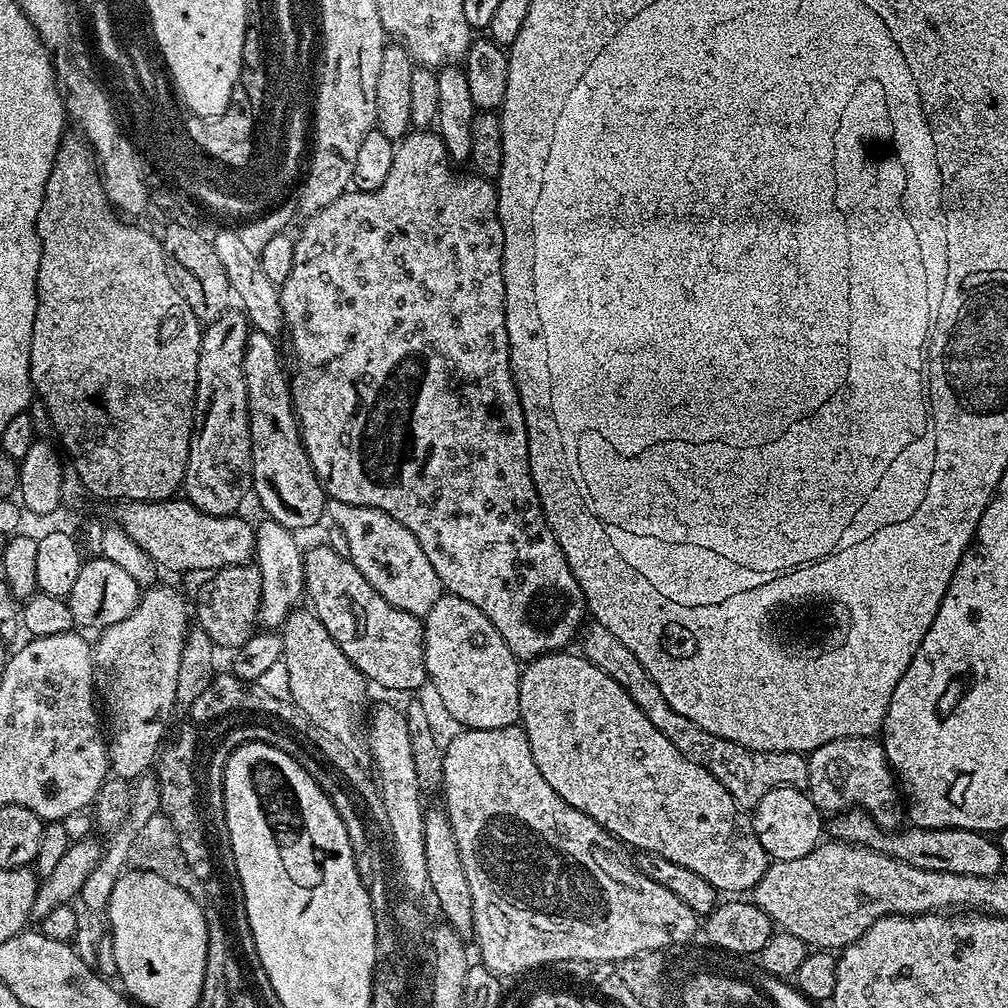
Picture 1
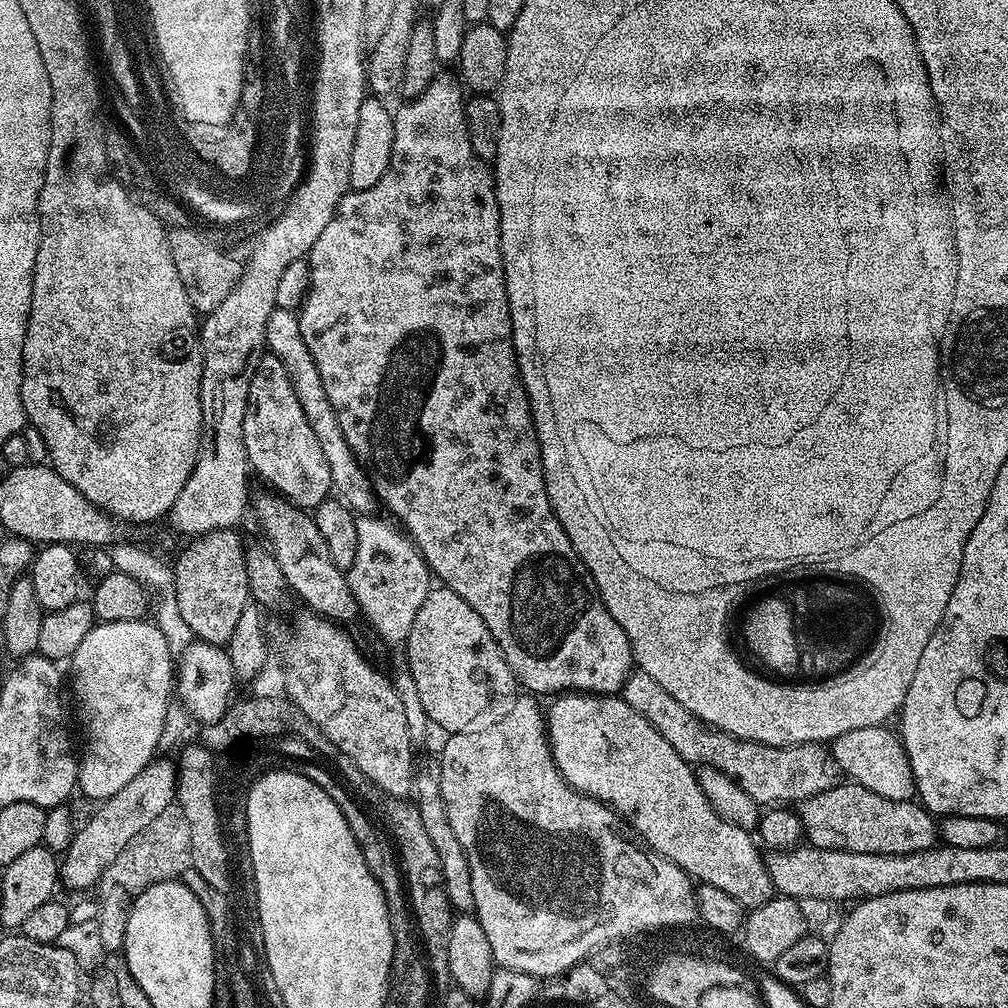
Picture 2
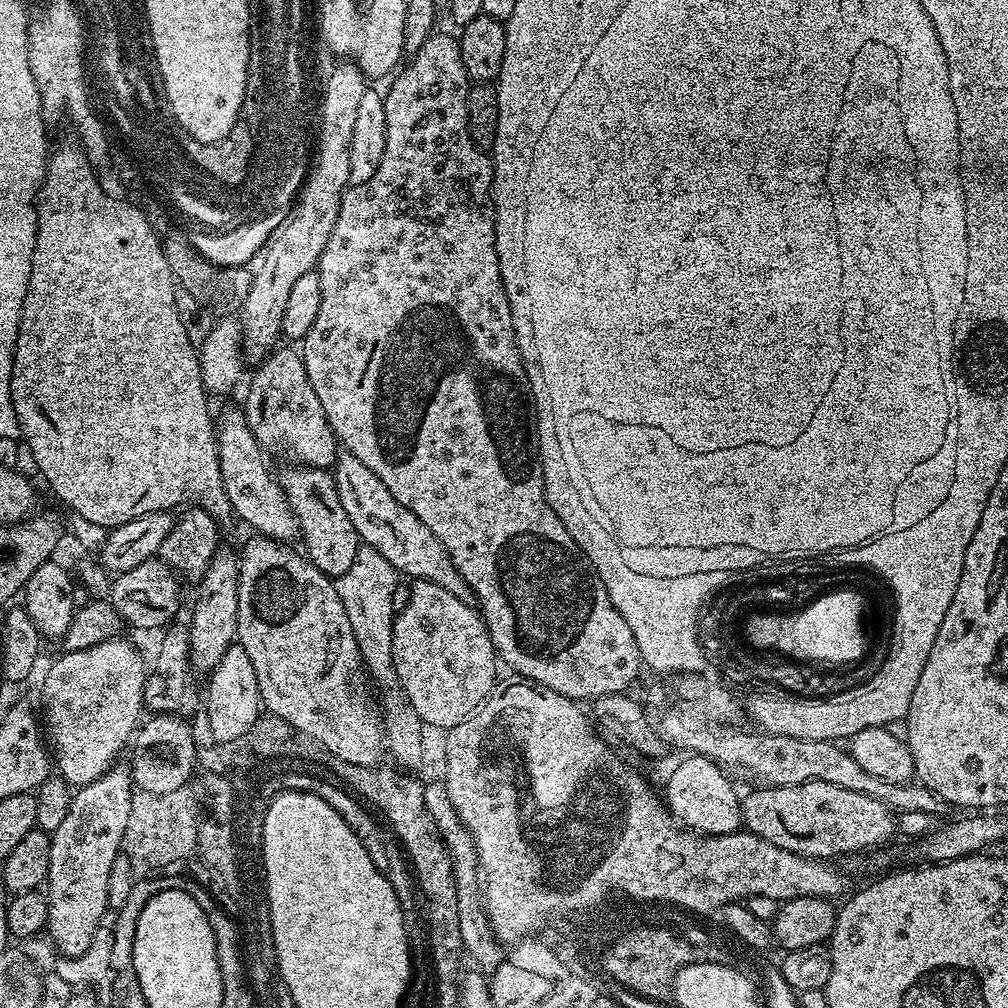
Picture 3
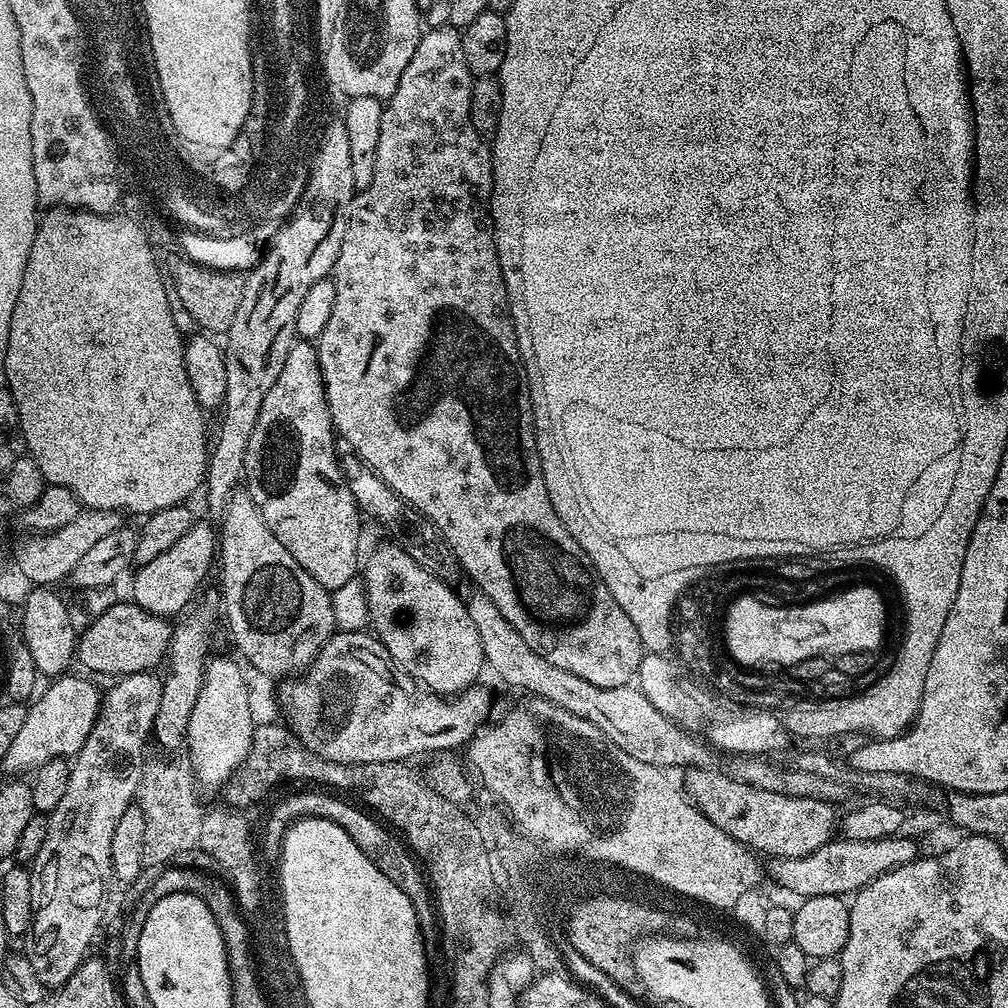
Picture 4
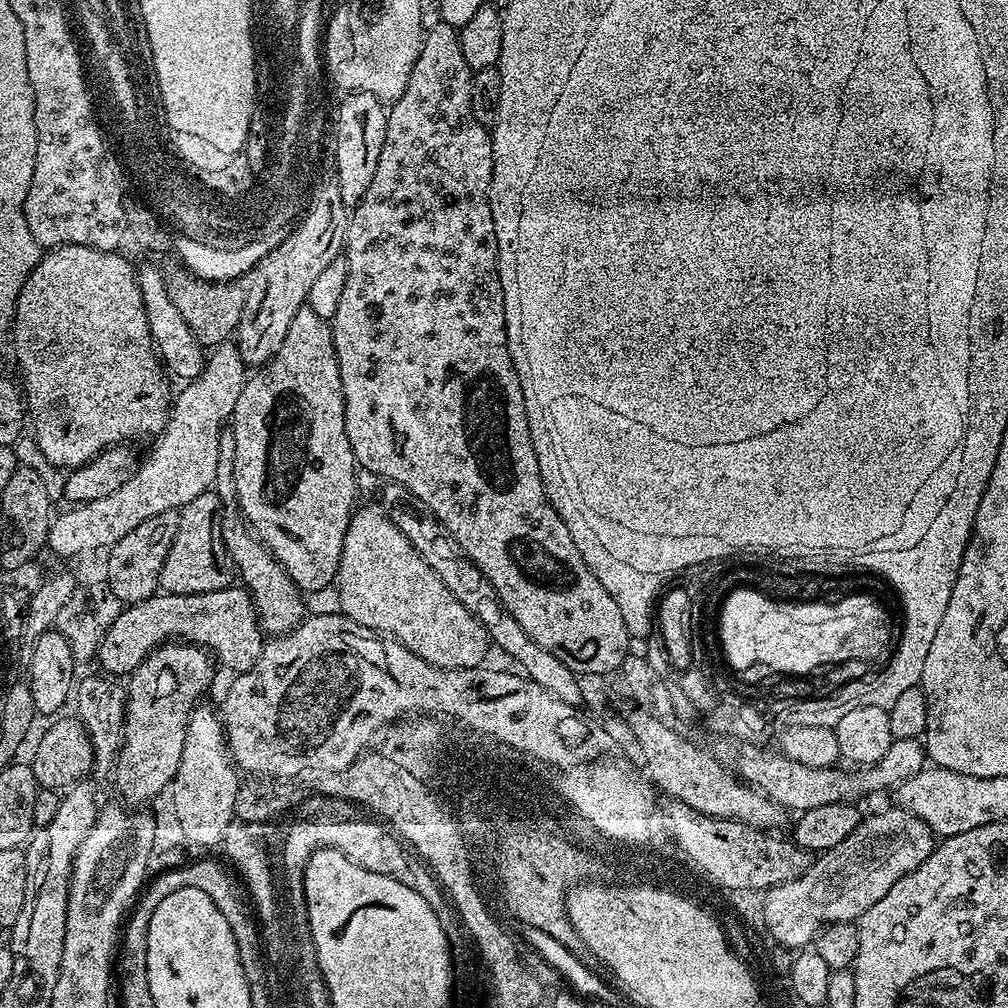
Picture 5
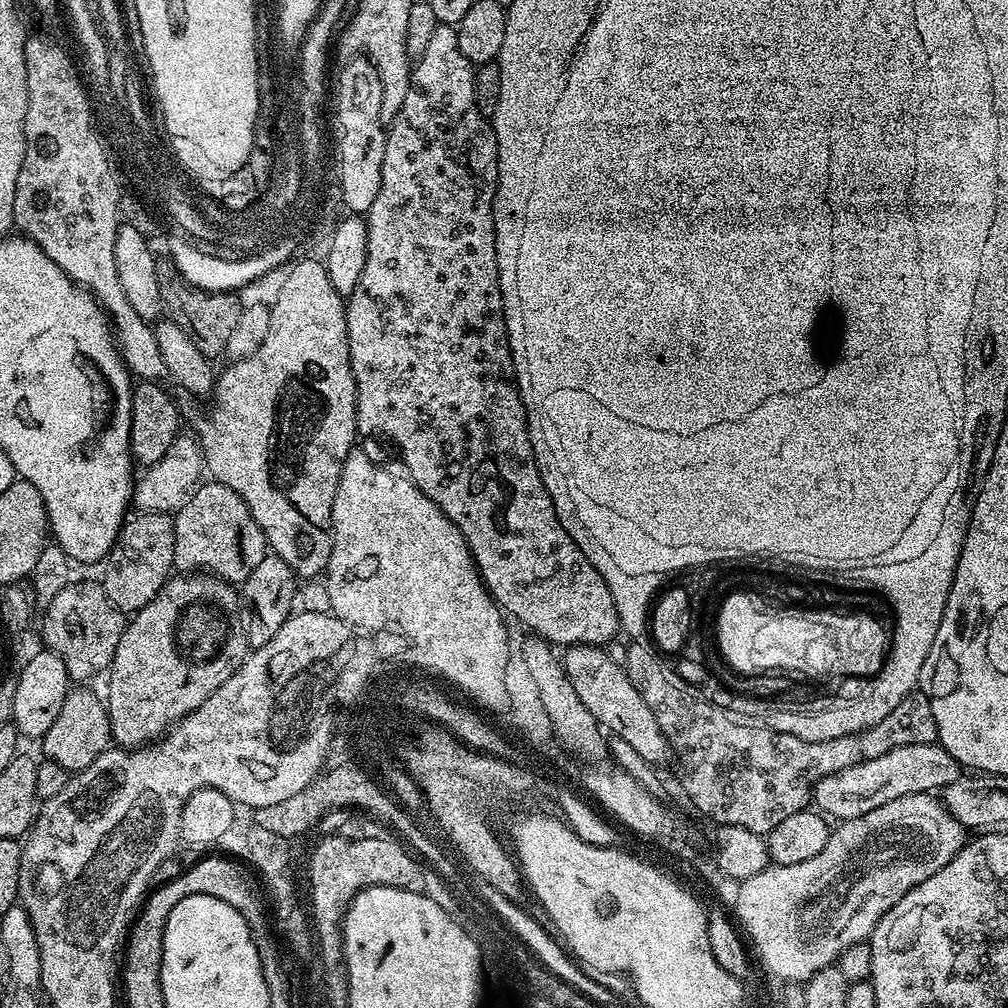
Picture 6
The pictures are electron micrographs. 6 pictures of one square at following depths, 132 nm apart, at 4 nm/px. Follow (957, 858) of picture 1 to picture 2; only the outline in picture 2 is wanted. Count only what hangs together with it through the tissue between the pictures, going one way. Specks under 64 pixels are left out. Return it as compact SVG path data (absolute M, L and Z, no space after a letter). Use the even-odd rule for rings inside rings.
M838 782L830 790L822 790L822 794L799 801L798 815L807 843L813 848L846 850L854 854L914 854L933 847L938 840L937 817L923 804L911 799L882 798L882 794L874 794L874 790L866 790L866 786L851 782Z

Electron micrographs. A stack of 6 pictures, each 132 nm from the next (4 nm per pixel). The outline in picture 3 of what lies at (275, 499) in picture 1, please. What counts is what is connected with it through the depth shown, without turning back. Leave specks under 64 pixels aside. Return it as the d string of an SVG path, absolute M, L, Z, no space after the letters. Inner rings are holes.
M277 347L259 361L248 384L242 411L254 438L266 450L289 452L295 463L310 468L331 469L338 455L338 441L314 386L310 386L303 355L295 347Z

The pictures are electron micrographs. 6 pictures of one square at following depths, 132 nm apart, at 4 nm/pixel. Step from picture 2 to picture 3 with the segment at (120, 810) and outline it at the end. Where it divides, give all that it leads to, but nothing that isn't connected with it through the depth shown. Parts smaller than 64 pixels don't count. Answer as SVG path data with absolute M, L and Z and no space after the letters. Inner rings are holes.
M152 714L137 727L130 744L130 771L132 783L141 793L162 796L183 789L187 780L189 783L193 779L198 768L198 747L191 726L184 720L180 714Z

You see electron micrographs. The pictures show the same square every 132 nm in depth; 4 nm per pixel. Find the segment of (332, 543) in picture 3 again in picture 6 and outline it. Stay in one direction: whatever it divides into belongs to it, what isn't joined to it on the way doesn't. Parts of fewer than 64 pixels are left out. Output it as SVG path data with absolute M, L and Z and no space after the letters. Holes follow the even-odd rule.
M297 259L283 273L283 275L285 274L284 281L281 282L280 289L276 292L276 301L271 301L270 304L272 309L270 314L270 331L266 333L262 346L258 346L258 350L254 350L254 354L250 354L246 358L232 360L229 363L229 368L215 377L215 387L210 393L212 405L209 406L208 413L204 413L205 411L202 410L200 404L194 408L188 408L188 400L184 400L183 415L186 417L187 423L188 420L192 423L193 430L191 429L191 431L200 445L201 452L204 453L204 467L207 475L212 475L209 477L215 483L230 486L230 490L234 490L244 499L250 514L254 518L254 522L258 522L258 526L264 531L269 549L278 558L282 558L282 562L286 562L286 566L290 566L290 570L295 572L297 577L316 578L328 567L328 559L332 549L332 507L334 506L334 494L338 490L342 466L350 453L354 451L355 444L352 443L358 440L356 383L354 382L352 367L350 366L350 350L348 349L348 335L346 334L345 297L340 296L338 290L334 290L334 286L330 286L330 278L328 277L328 271L323 259L299 260Z

